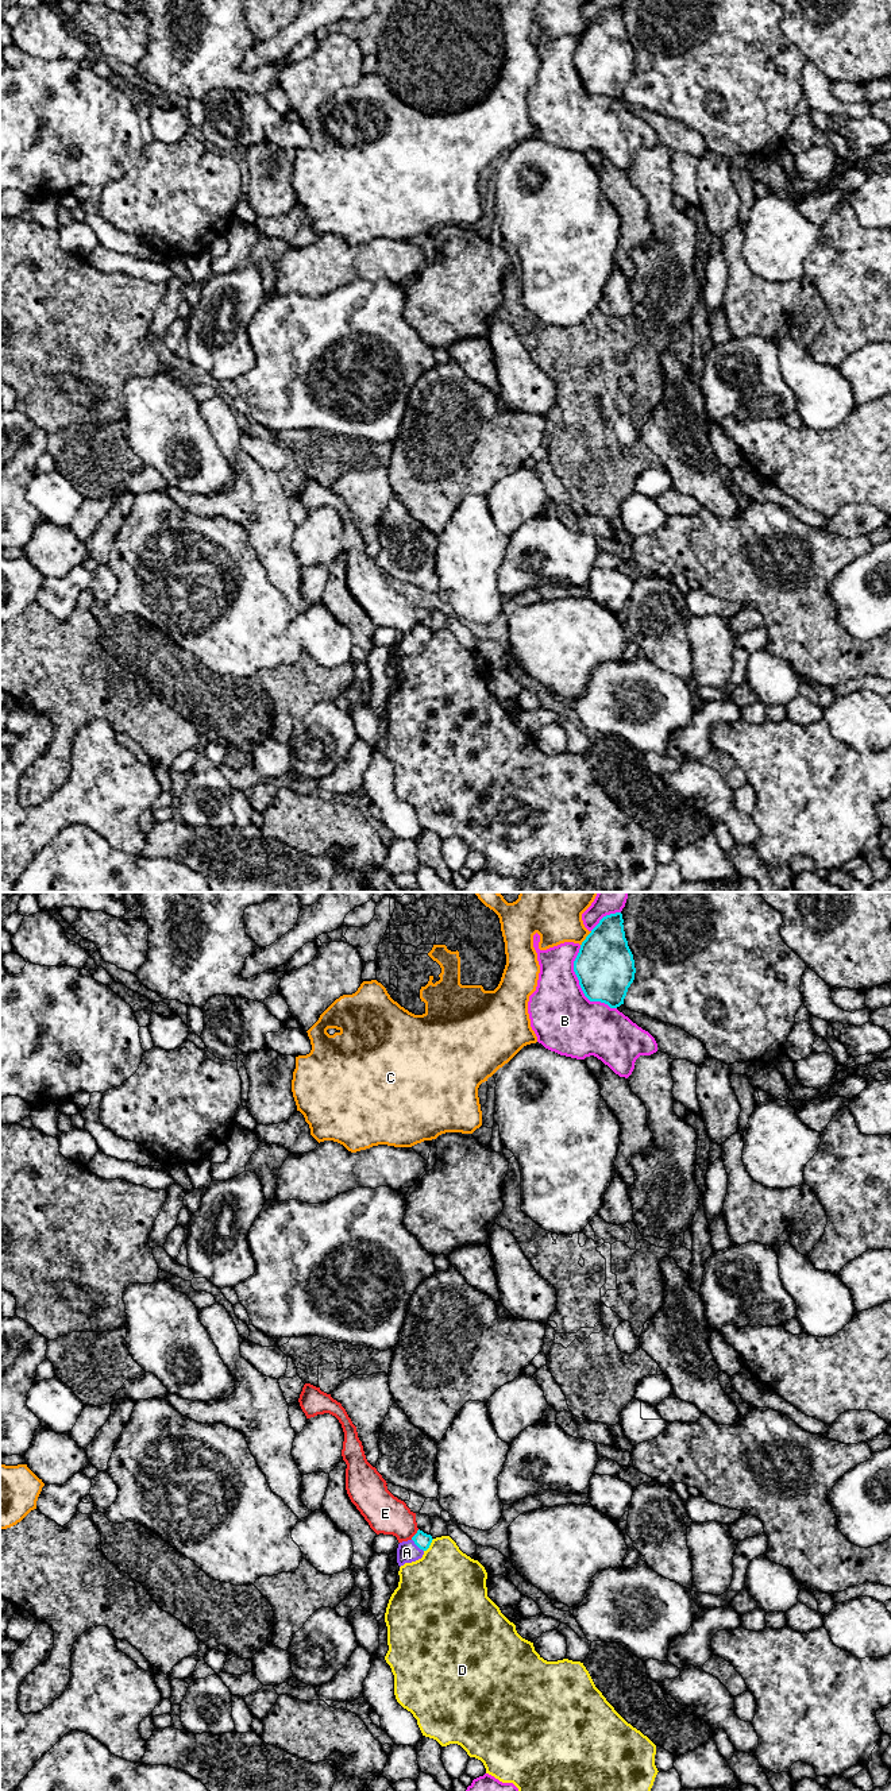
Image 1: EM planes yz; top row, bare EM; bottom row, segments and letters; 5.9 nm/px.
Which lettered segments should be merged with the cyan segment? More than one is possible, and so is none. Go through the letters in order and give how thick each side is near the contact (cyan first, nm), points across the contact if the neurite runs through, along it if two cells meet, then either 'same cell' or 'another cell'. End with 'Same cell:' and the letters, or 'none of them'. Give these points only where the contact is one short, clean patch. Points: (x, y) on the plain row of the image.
A: calibres 90 and 130 nm; way yz (423, 633), (417, 639), (407, 645); same cell
B: calibres 360 and 380 nm; another cell
C: calibres 360 and 220 nm; another cell
D: calibres 90 and 420 nm; another cell
E: calibres 90 and 240 nm; another cell
Same cell: A

